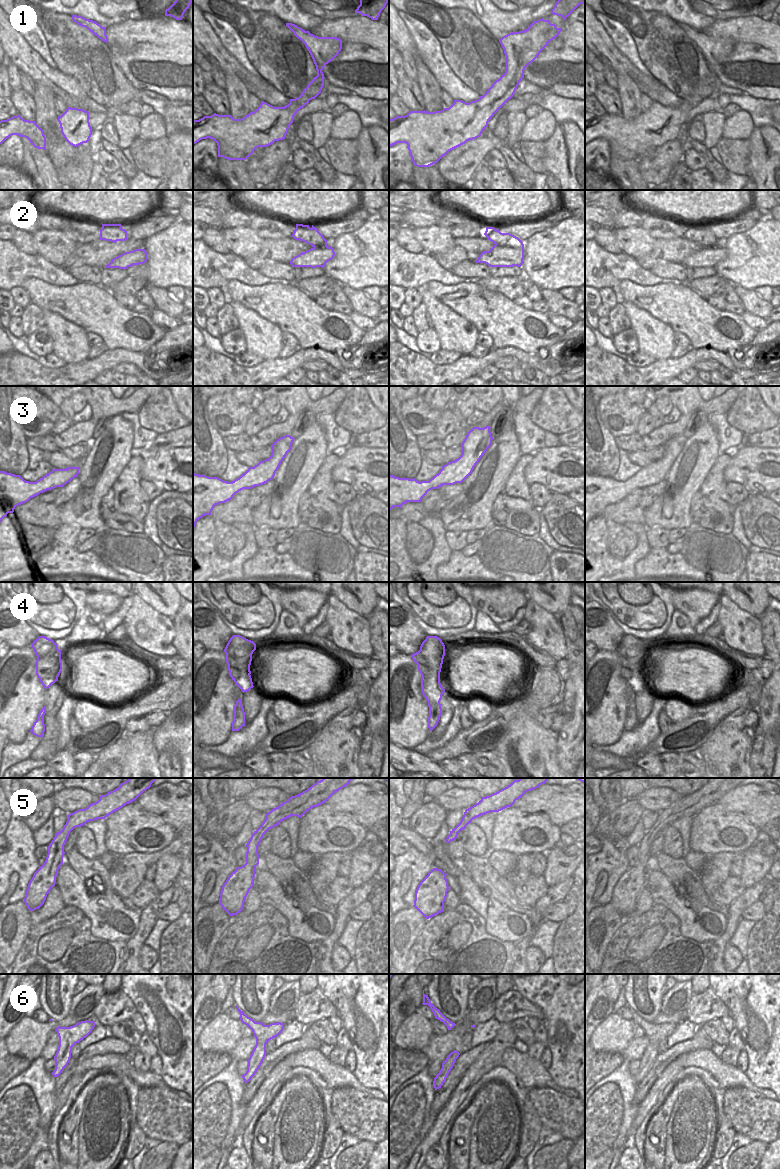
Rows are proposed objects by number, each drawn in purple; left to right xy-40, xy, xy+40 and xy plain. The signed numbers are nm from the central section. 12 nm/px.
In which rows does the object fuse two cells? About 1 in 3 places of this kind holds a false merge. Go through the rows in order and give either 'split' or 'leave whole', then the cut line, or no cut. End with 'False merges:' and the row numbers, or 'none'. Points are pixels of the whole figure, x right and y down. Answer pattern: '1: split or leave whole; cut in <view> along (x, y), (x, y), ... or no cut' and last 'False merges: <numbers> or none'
1: leave whole; no cut
2: split; cut in xy+40 along (495, 244), (523, 248)
3: leave whole; no cut
4: split; cut in xy along (229, 669), (235, 668), (240, 678), (247, 677), (251, 679)
5: leave whole; no cut
6: leave whole; no cut
False merges: 2, 4

